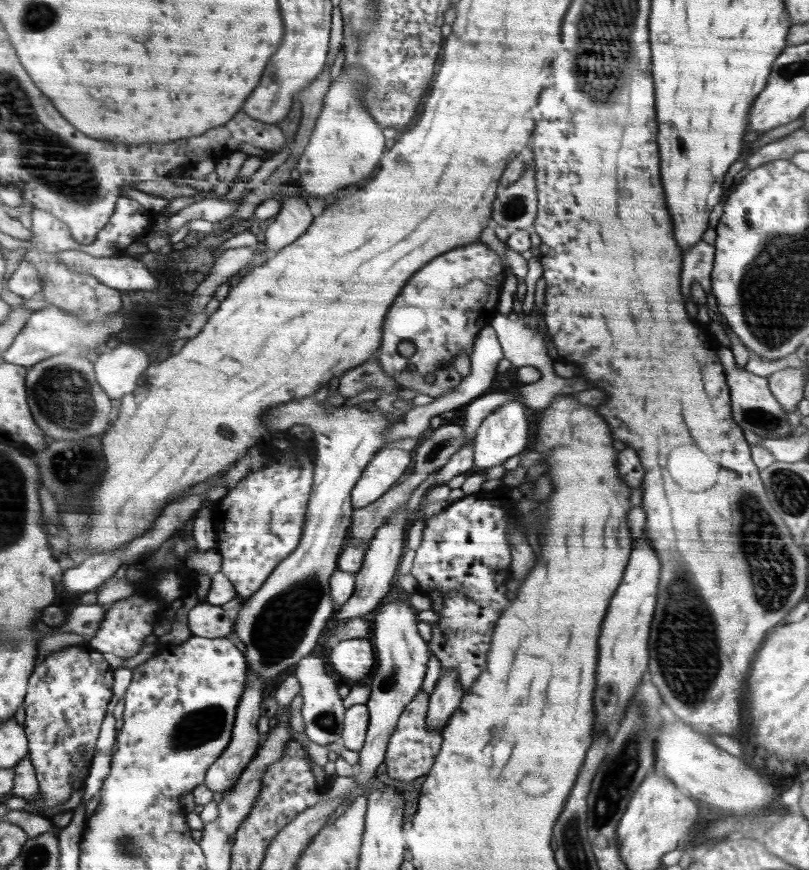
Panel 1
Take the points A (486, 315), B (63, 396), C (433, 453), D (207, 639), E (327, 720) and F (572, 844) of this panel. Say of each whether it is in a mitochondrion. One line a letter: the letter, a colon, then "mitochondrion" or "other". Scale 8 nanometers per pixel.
A: other
B: mitochondrion
C: mitochondrion
D: other
E: mitochondrion
F: mitochondrion

